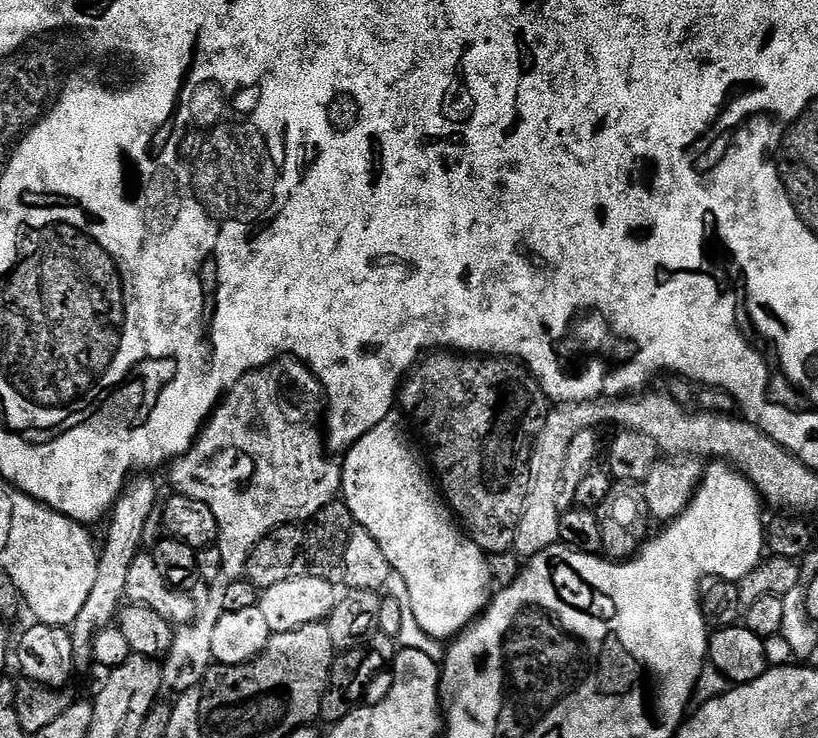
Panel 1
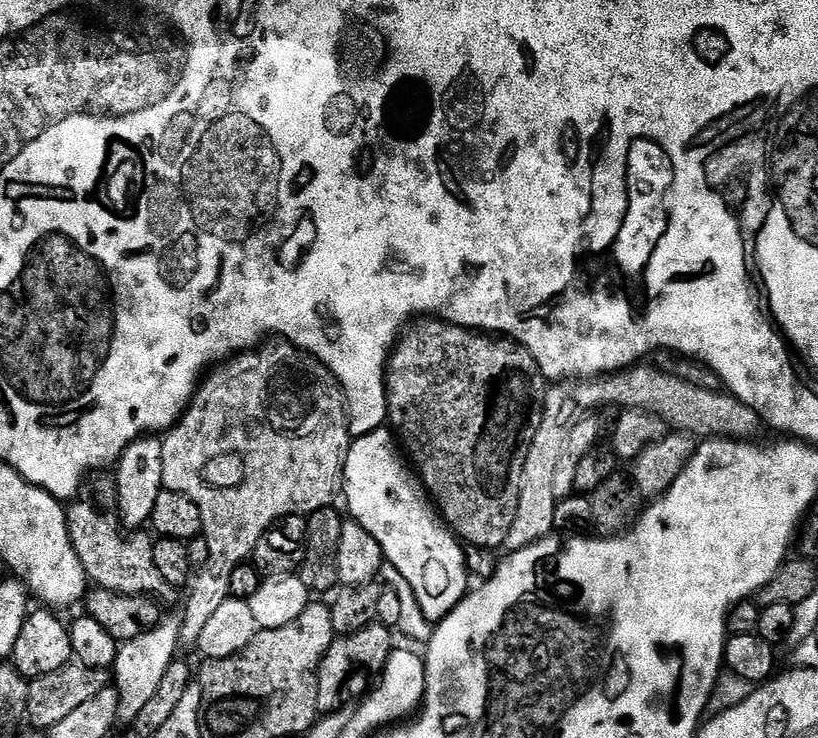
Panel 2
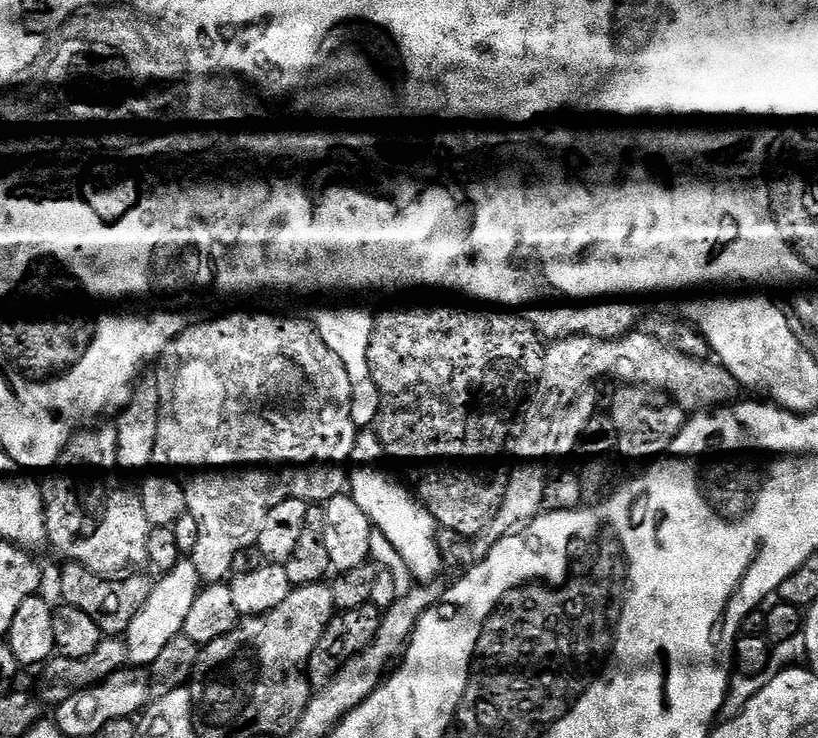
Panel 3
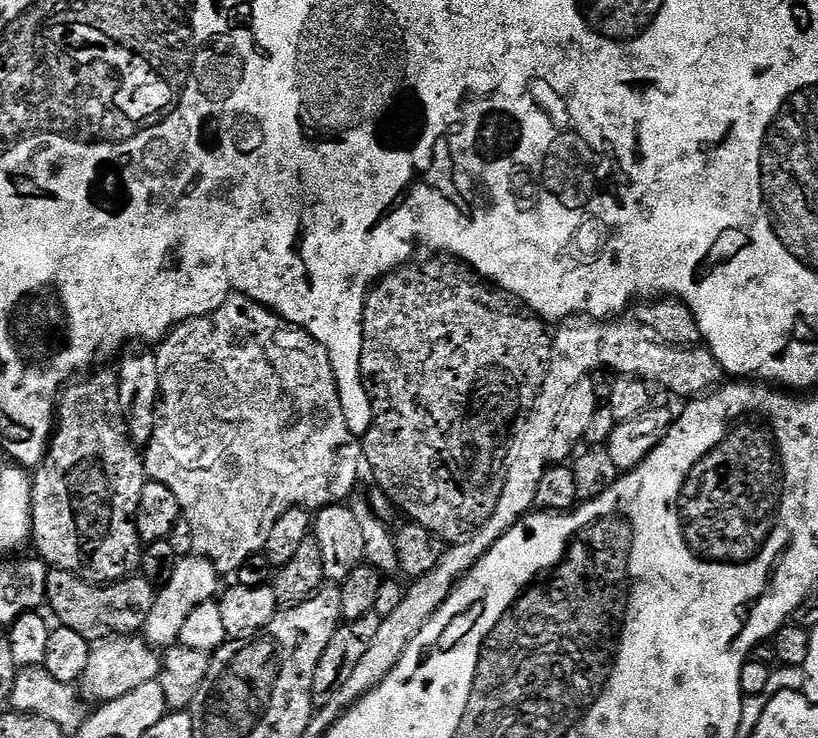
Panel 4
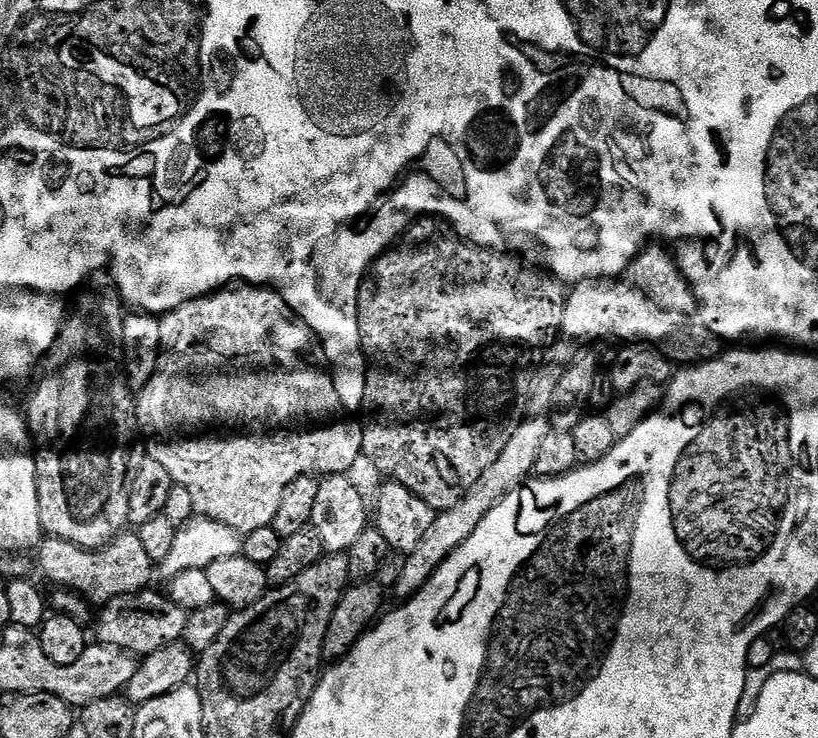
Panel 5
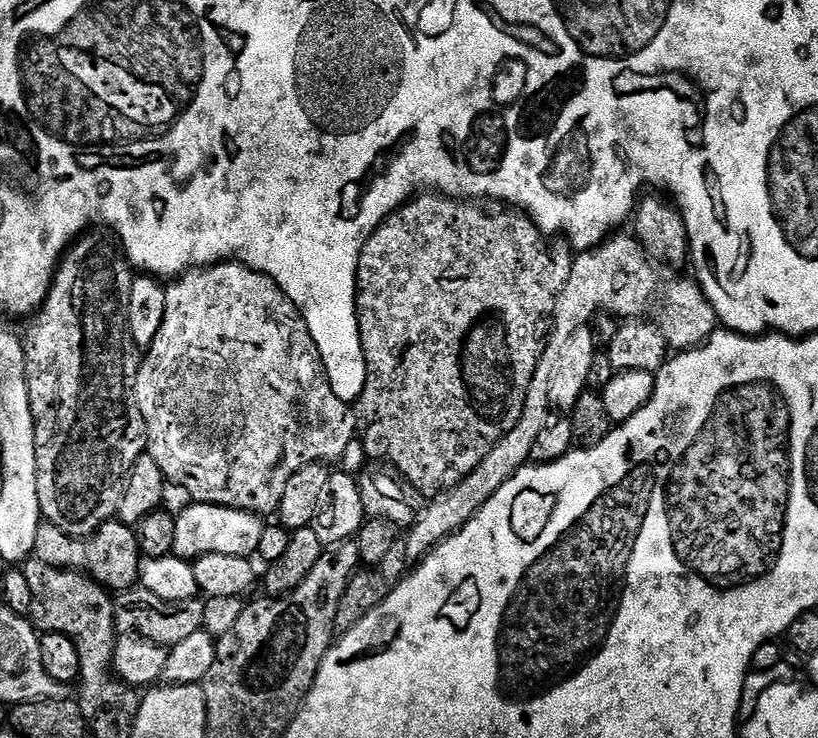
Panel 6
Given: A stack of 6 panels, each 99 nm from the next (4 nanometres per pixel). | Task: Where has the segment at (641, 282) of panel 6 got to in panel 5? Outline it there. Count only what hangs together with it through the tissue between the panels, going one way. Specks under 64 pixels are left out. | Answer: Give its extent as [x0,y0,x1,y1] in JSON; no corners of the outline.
[560,278,721,362]

